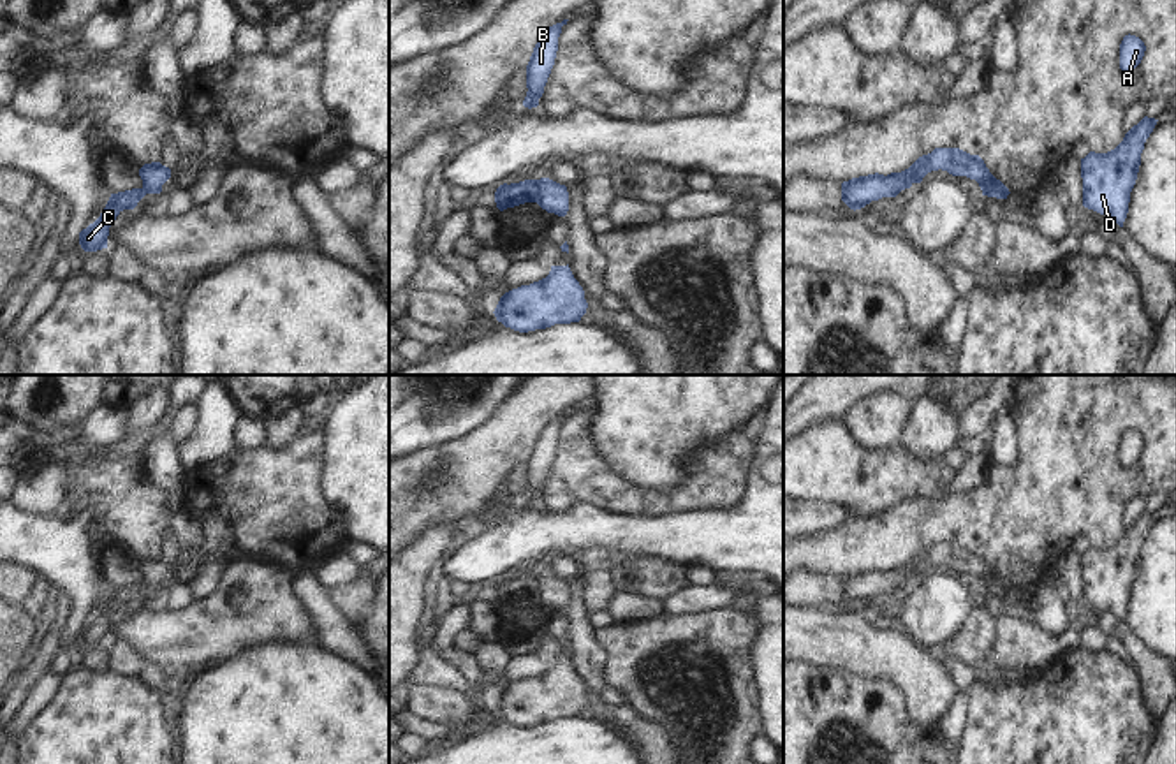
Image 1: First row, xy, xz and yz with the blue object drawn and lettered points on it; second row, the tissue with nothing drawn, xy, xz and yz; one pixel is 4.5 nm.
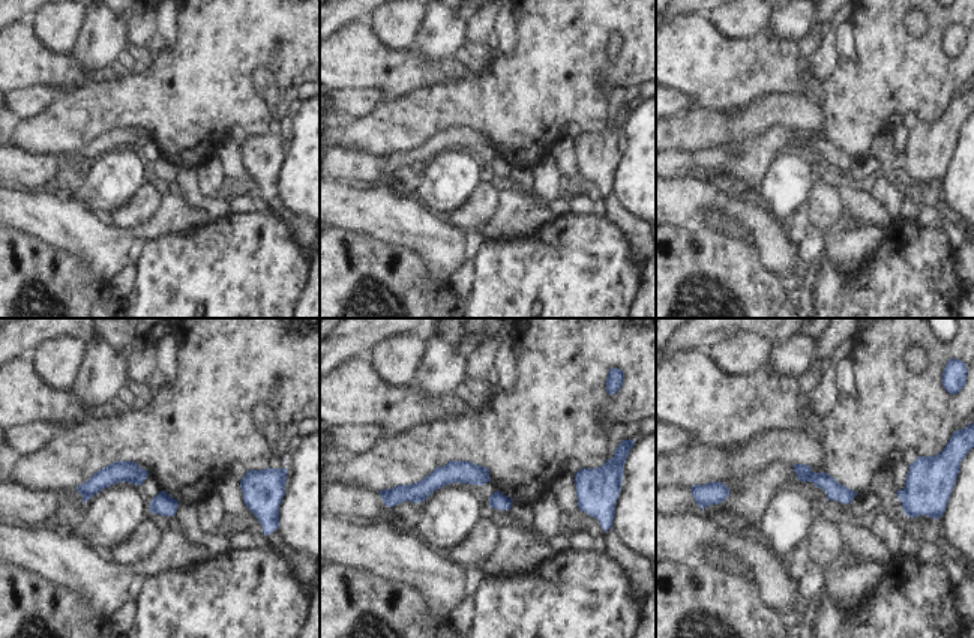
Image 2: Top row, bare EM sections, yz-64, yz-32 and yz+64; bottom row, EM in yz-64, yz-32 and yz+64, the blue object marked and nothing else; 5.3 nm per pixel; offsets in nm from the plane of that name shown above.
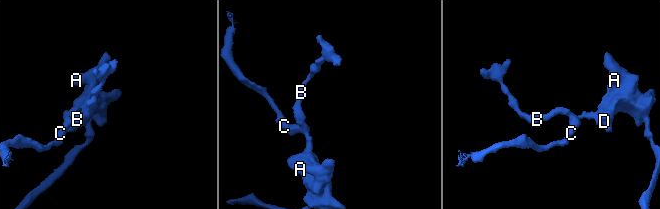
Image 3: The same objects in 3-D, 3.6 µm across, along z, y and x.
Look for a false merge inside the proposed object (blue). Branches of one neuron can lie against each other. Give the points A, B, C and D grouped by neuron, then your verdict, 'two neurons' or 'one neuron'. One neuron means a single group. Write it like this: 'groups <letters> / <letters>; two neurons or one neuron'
groups A B D / C; two neurons

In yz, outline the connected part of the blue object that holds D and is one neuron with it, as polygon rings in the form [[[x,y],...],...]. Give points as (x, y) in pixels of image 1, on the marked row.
[[[1144,116],[1107,153],[1090,151],[1081,158],[1083,206],[1111,215],[1120,227],[1128,213],[1130,192],[1136,185],[1144,143],[1158,120]]]

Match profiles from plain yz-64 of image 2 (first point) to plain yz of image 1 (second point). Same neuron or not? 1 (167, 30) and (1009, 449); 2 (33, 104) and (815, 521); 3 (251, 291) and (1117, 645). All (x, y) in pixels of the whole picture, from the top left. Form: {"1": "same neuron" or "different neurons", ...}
{"1": "same neuron", "2": "same neuron", "3": "different neurons"}

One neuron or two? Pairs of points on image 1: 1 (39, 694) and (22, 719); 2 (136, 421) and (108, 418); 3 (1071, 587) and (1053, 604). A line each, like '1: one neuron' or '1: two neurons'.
1: one neuron
2: two neurons
3: two neurons

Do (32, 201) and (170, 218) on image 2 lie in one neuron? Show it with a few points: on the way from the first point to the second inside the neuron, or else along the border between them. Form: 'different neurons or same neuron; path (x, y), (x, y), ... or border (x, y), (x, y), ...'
same neuron; path (66, 222), (83, 233), (135, 231)

